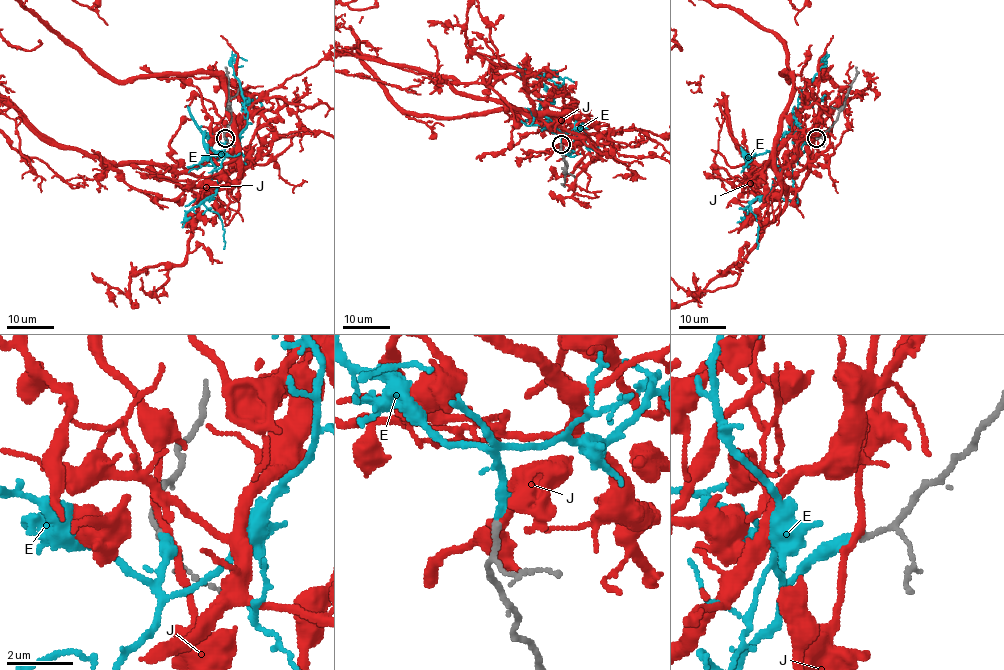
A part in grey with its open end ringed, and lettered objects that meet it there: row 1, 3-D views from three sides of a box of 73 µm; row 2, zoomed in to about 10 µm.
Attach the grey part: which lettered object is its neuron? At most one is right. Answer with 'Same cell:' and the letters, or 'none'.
Same cell: E

